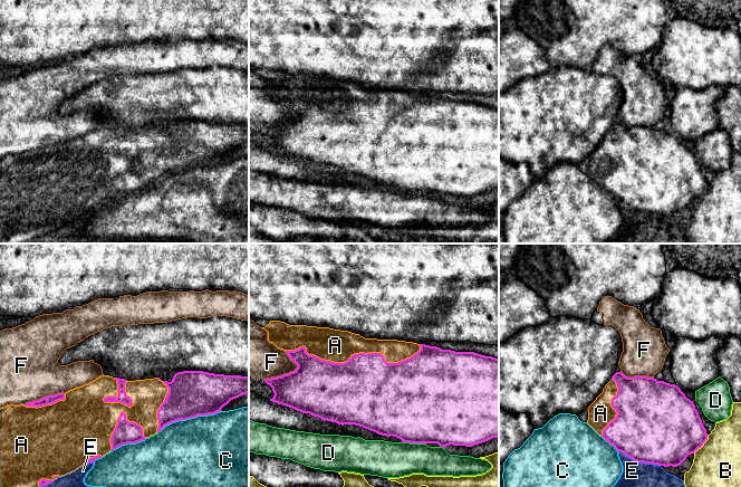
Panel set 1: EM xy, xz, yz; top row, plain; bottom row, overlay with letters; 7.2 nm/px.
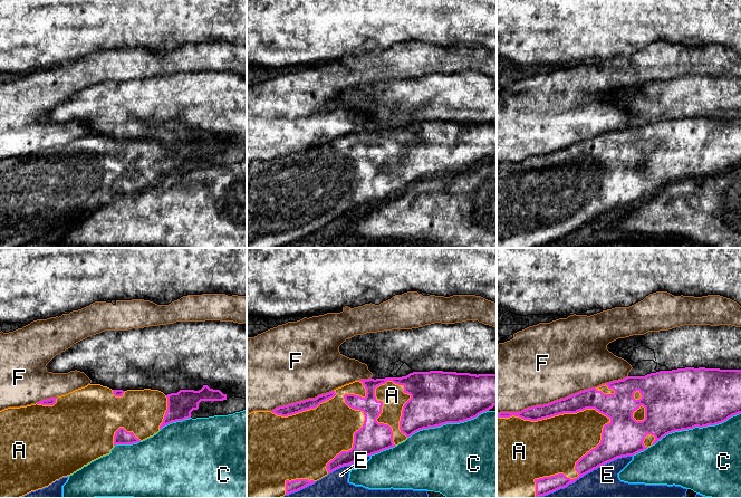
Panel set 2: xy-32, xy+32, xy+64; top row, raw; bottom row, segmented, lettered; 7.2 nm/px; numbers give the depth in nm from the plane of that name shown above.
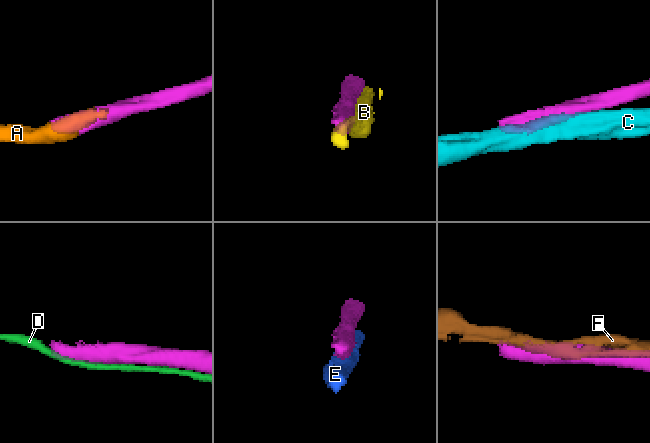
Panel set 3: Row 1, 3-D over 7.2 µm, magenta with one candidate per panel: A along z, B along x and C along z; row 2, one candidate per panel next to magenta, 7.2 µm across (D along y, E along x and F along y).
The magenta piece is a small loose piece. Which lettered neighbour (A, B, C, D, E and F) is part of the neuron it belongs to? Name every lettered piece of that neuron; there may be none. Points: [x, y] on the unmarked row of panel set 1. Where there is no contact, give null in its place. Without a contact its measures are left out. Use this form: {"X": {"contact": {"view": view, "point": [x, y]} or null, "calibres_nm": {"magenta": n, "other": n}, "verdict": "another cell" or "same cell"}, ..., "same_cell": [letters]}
{"A": {"contact": {"view": "xz", "point": [354, 104]}, "calibres_nm": {"magenta": 460, "other": 240}, "verdict": "same cell"}, "B": {"contact": {"view": "yz", "point": [702, 194]}, "calibres_nm": {"magenta": 440, "other": 380}, "verdict": "another cell"}, "C": {"contact": {"view": "xy", "point": [189, 168]}, "calibres_nm": {"magenta": 340, "other": 500}, "verdict": "another cell"}, "D": {"contact": {"view": "xz", "point": [414, 192]}, "calibres_nm": {"magenta": 500, "other": 260}, "verdict": "another cell"}, "E": {"contact": {"view": "yz", "point": [640, 211]}, "calibres_nm": {"magenta": 500, "other": 420}, "verdict": "another cell"}, "F": {"contact": {"view": "xz", "point": [281, 125]}, "calibres_nm": {"magenta": 380, "other": 300}, "verdict": "another cell"}, "same_cell": ["A"]}

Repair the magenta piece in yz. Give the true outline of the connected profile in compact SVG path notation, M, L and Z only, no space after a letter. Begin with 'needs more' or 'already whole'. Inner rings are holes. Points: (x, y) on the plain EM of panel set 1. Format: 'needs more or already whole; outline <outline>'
needs more; outline M616 122L587 160L587 173L617 201L637 212L677 217L709 185L693 151L677 135L654 127L627 127Z

